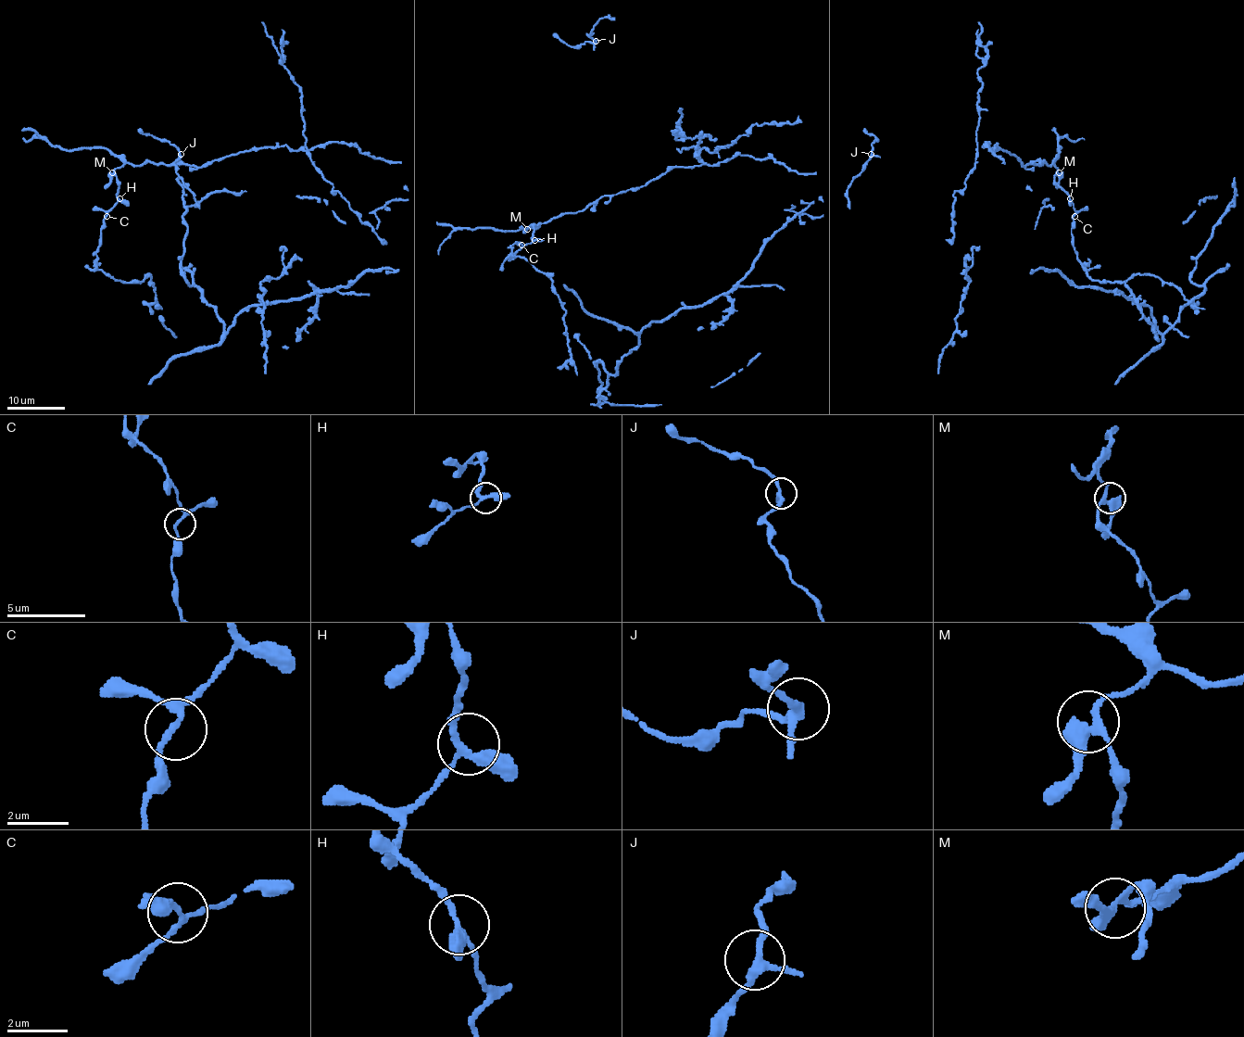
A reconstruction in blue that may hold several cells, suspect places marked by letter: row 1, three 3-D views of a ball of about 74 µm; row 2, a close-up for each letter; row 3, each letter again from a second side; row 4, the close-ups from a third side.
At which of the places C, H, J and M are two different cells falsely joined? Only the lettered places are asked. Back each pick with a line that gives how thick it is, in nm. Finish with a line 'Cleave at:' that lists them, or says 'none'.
Cleave at: none

